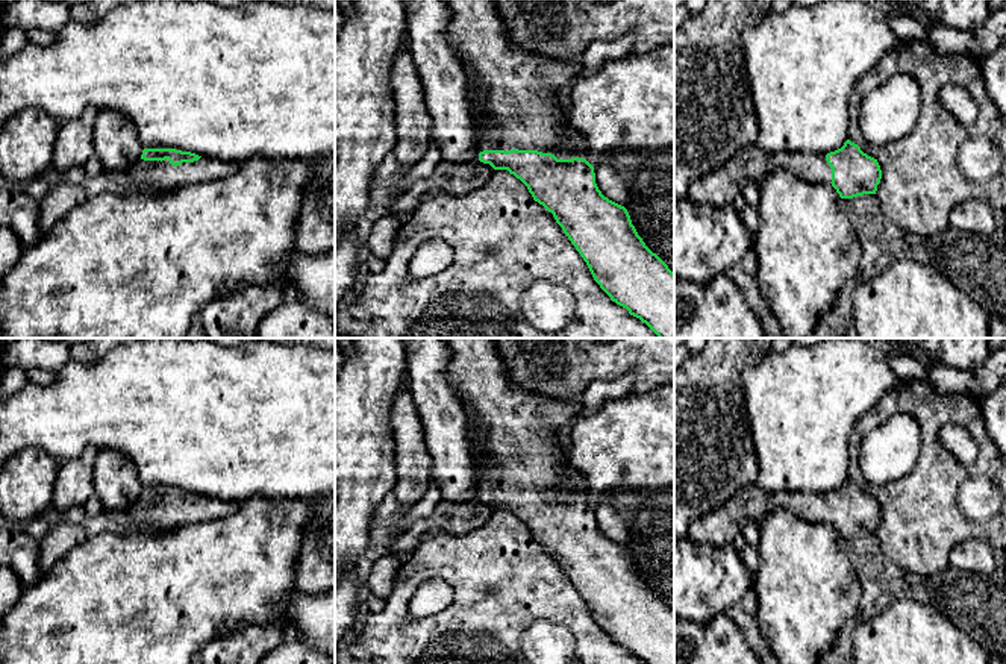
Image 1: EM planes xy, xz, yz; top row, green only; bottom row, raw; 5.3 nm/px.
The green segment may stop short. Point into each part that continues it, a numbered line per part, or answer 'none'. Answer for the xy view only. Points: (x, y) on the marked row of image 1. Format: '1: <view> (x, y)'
1: xy (162, 175)

